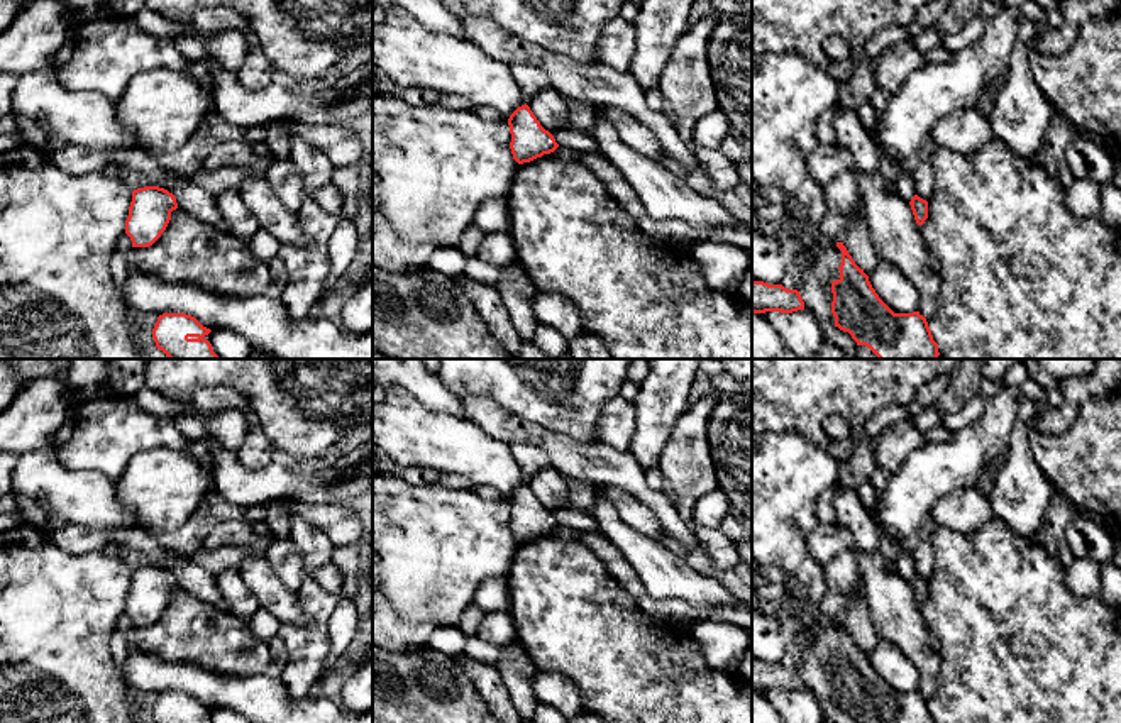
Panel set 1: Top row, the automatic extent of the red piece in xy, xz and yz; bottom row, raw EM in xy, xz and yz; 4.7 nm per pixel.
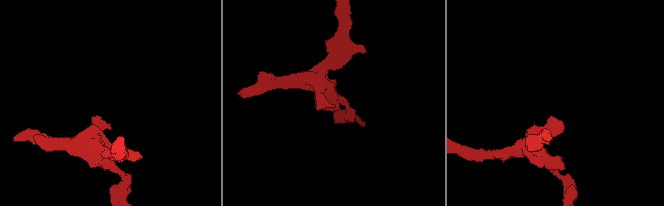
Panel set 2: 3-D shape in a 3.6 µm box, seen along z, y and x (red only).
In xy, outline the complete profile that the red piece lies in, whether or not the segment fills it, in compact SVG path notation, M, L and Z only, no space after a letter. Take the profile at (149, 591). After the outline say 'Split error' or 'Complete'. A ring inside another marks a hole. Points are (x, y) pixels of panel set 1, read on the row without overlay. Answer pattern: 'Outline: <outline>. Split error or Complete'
Outline: M144 566L132 571L125 613L132 626L149 626L166 610L171 591L178 588L176 577L164 567Z. Complete

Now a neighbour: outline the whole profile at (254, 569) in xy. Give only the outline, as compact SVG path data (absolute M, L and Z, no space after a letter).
M247 554L235 569L261 608L281 623L306 625L310 621L296 601L296 593L281 582L262 555Z

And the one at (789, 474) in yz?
M752 432L752 660L781 664L787 652L803 654L811 643L794 643L808 626L826 621L820 604L828 584L823 566L808 550L808 535L820 525L816 506L821 494L843 479L840 462L792 432Z

